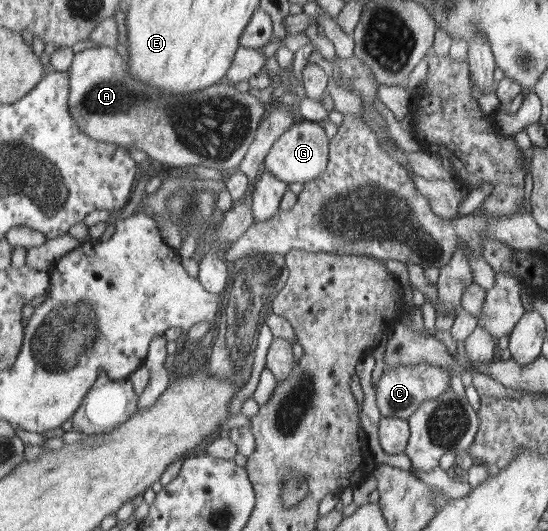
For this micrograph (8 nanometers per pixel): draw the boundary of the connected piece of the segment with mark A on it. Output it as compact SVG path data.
M102 44L74 53L67 72L70 74L70 116L86 136L144 150L149 158L170 167L203 165L227 174L237 170L266 114L259 99L238 91L227 81L178 96L154 90L134 80L128 74L126 60L114 47Z

